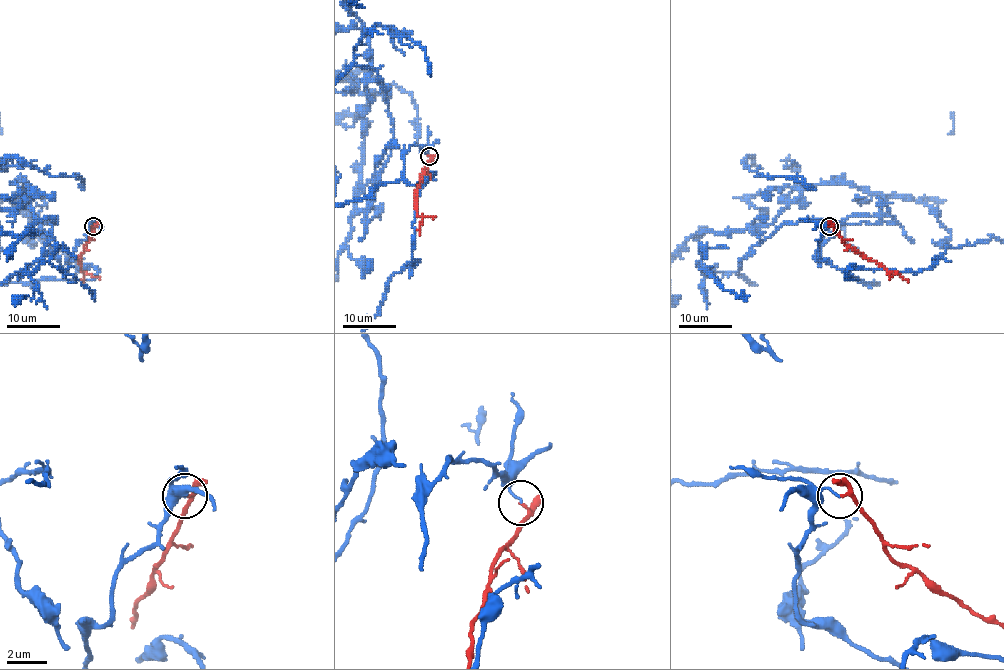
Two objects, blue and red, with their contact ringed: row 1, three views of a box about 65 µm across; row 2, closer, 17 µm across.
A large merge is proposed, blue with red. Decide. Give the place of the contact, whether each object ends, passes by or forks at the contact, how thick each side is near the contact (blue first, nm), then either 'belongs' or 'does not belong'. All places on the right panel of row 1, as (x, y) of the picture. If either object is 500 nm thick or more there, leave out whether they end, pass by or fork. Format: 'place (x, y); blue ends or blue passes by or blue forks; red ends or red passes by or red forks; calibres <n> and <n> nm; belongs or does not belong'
place (829, 226); blue ends; red passes by; calibres 100 and 170 nm; does not belong

